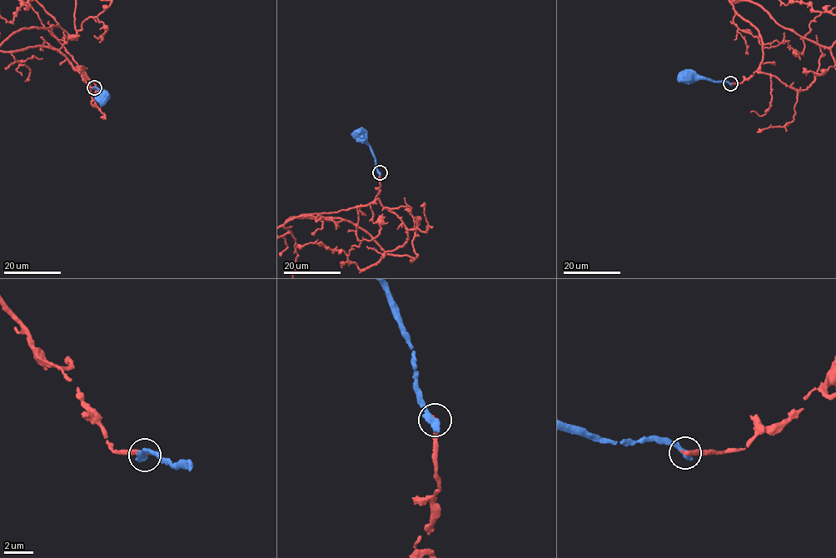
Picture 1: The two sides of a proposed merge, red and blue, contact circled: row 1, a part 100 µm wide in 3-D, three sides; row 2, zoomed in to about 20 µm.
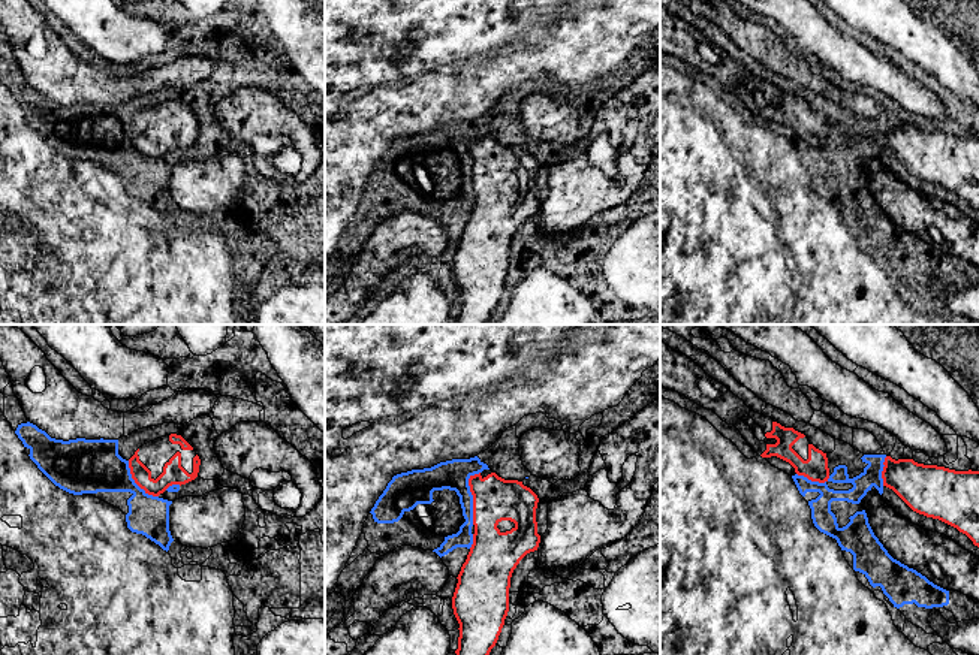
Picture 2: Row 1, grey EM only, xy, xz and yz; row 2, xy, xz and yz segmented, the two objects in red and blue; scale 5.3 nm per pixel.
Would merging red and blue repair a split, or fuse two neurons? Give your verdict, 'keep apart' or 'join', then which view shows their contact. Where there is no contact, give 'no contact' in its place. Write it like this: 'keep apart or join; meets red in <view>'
keep apart; meets red in xz

